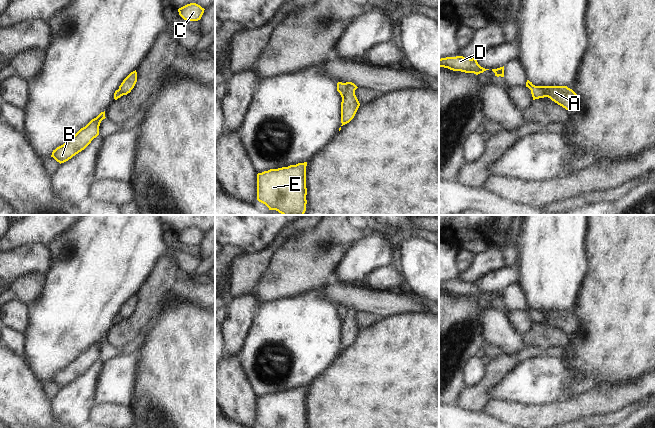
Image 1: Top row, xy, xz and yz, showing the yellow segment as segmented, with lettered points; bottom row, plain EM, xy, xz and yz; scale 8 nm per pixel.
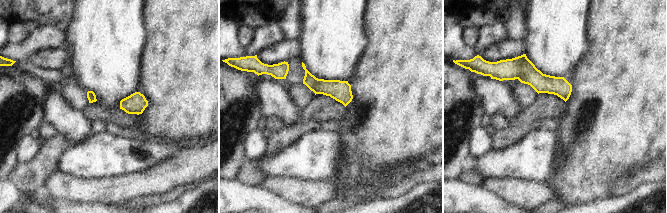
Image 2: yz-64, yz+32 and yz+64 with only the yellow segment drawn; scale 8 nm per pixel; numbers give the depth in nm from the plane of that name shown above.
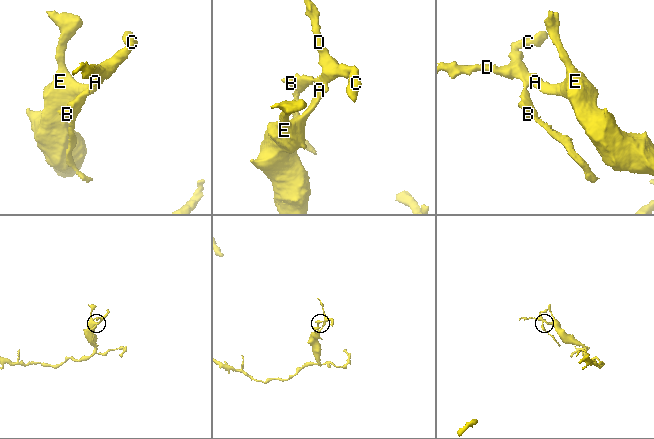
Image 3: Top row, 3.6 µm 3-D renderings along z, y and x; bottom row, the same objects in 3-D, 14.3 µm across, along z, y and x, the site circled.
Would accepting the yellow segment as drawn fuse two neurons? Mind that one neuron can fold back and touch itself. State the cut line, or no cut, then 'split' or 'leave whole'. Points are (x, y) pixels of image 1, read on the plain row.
cut in xz along (346, 307), (346, 313), (342, 322); split

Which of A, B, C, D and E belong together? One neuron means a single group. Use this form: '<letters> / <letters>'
A C D E / B

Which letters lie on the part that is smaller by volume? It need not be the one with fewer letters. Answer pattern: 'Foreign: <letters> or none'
Foreign: B

